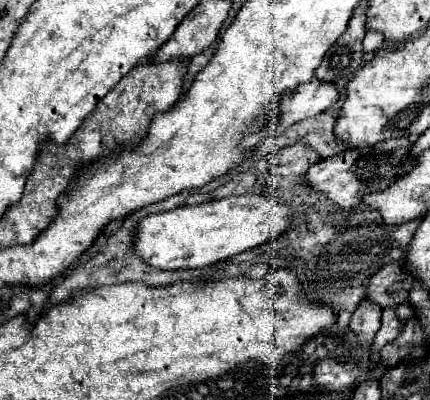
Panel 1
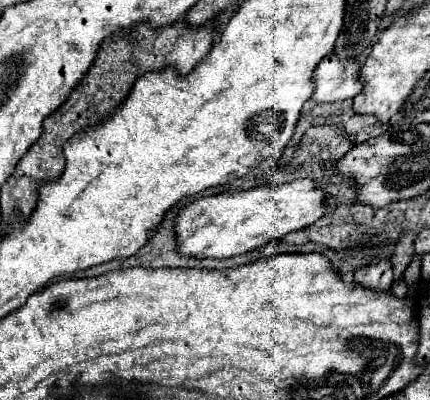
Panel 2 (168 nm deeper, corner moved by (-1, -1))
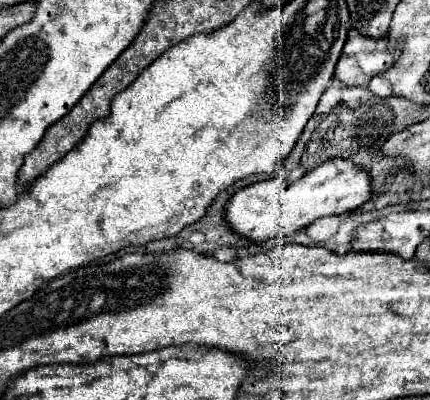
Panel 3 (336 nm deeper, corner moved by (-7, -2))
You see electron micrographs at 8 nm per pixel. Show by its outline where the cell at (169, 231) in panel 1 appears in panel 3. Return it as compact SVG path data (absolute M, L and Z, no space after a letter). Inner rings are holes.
M329 160L295 182L269 178L237 190L225 206L225 224L249 242L265 242L277 236L289 236L305 230L323 216L345 214L369 200L369 176L347 160Z

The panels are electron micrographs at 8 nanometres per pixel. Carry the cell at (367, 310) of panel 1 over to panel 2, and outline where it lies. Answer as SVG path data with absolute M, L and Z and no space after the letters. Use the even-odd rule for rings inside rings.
M373 261L371 265L365 265L355 271L355 281L361 285L373 287L375 291L387 291L393 283L393 265L391 261Z

